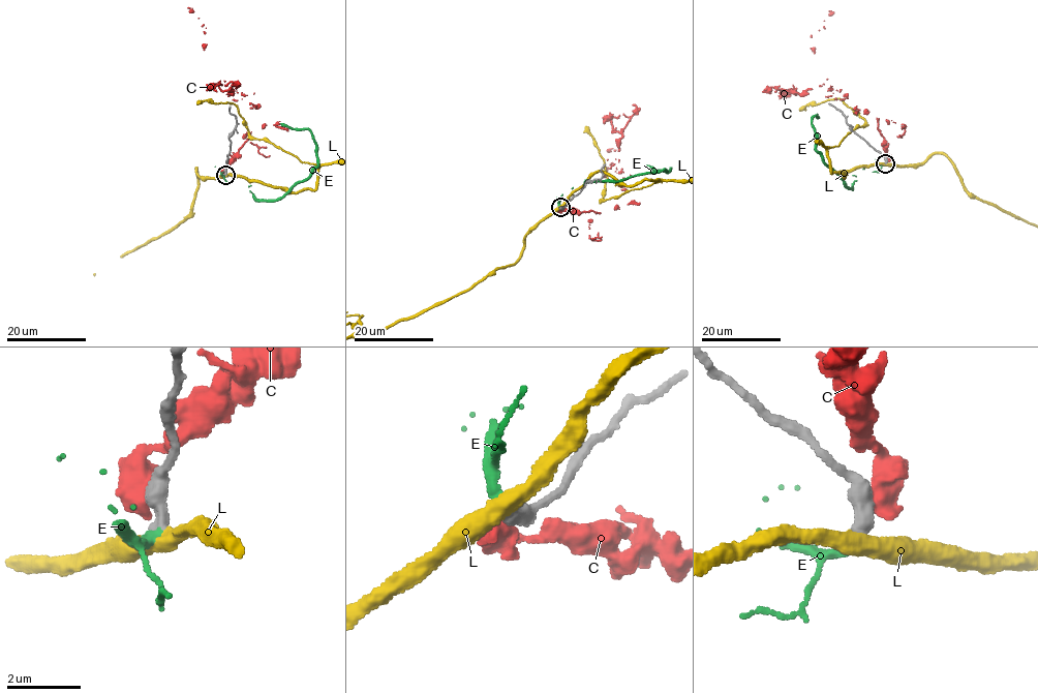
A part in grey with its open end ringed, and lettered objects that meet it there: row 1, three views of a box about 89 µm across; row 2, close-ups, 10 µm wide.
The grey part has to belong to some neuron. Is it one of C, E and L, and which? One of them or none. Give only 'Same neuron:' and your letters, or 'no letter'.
Same neuron: E

